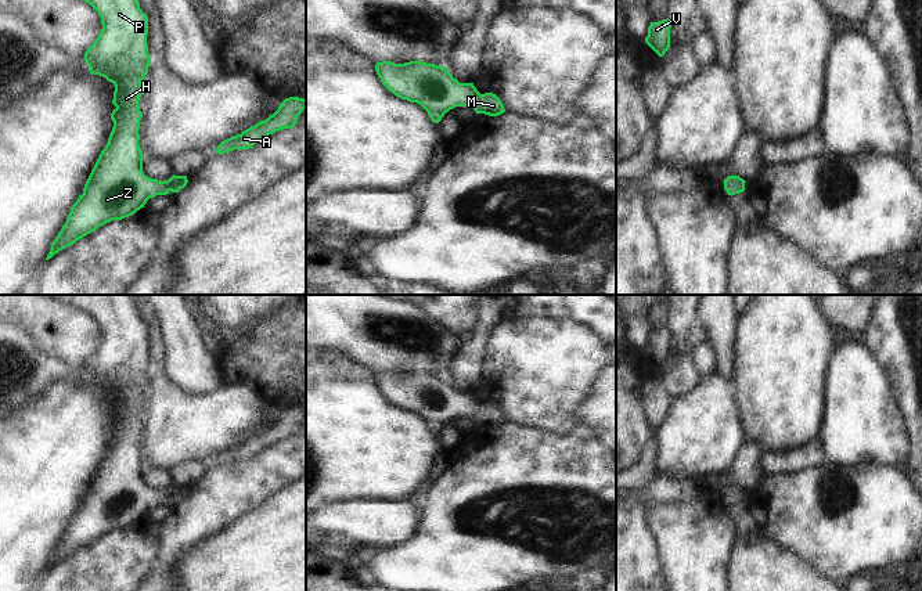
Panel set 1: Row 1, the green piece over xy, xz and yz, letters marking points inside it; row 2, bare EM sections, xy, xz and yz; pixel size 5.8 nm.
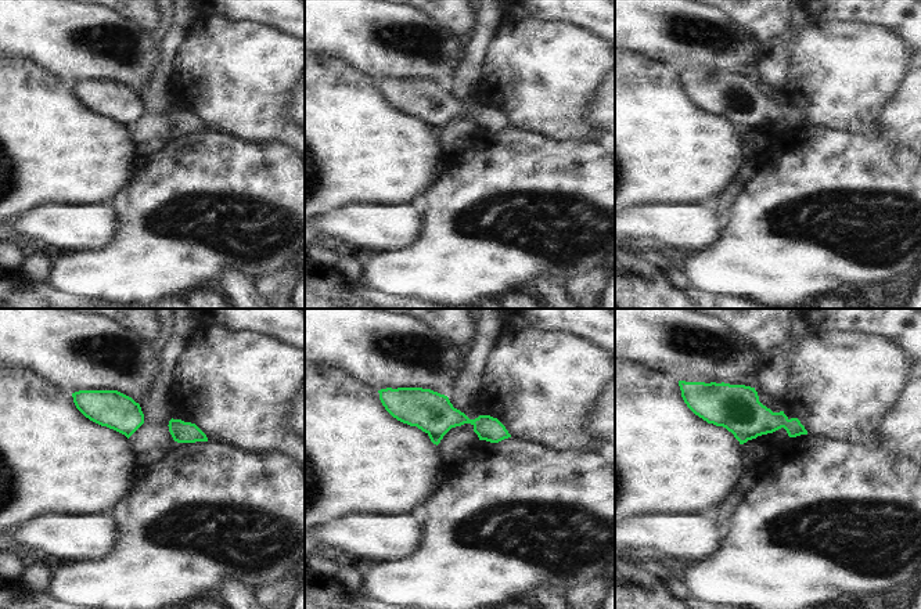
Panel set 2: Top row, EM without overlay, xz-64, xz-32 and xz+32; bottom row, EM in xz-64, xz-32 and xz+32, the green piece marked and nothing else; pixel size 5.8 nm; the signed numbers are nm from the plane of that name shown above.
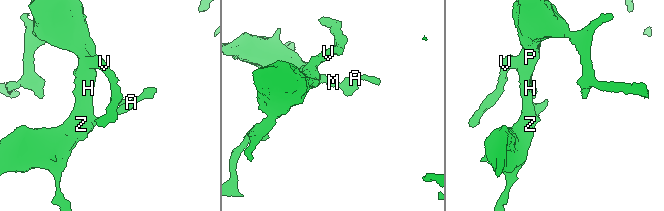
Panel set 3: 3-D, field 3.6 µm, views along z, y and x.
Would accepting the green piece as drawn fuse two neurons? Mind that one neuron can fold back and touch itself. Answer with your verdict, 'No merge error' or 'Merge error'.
No merge error.

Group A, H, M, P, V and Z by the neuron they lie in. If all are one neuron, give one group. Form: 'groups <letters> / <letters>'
groups A H M P V Z

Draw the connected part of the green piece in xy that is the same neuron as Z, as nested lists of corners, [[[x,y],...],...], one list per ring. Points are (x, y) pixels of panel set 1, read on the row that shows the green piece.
[[[138,0],[83,1],[101,17],[102,29],[83,60],[91,75],[100,75],[115,86],[114,127],[46,260],[98,227],[134,215],[150,198],[179,192],[188,183],[187,176],[173,174],[161,181],[143,172],[138,101],[151,62],[147,14]]]

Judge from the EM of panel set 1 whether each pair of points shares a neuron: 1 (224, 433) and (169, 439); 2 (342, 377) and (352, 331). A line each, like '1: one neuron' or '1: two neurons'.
1: one neuron
2: two neurons

